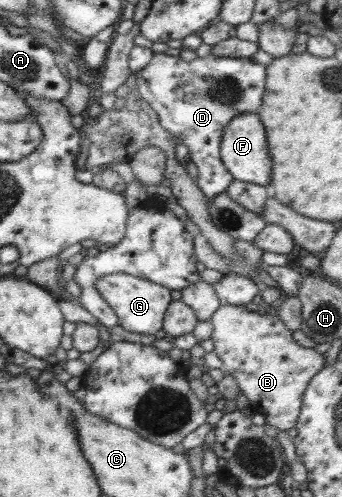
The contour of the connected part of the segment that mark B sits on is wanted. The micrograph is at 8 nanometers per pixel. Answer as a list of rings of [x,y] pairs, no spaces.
[[[219,305],[209,320],[213,324],[210,339],[213,340],[214,351],[223,362],[220,369],[226,375],[233,375],[240,391],[250,401],[251,411],[265,415],[266,423],[280,432],[288,432],[296,427],[306,387],[310,379],[326,366],[325,354],[320,355],[313,348],[299,346],[293,338],[292,331],[281,318],[263,310],[256,312],[247,310],[245,306]]]

